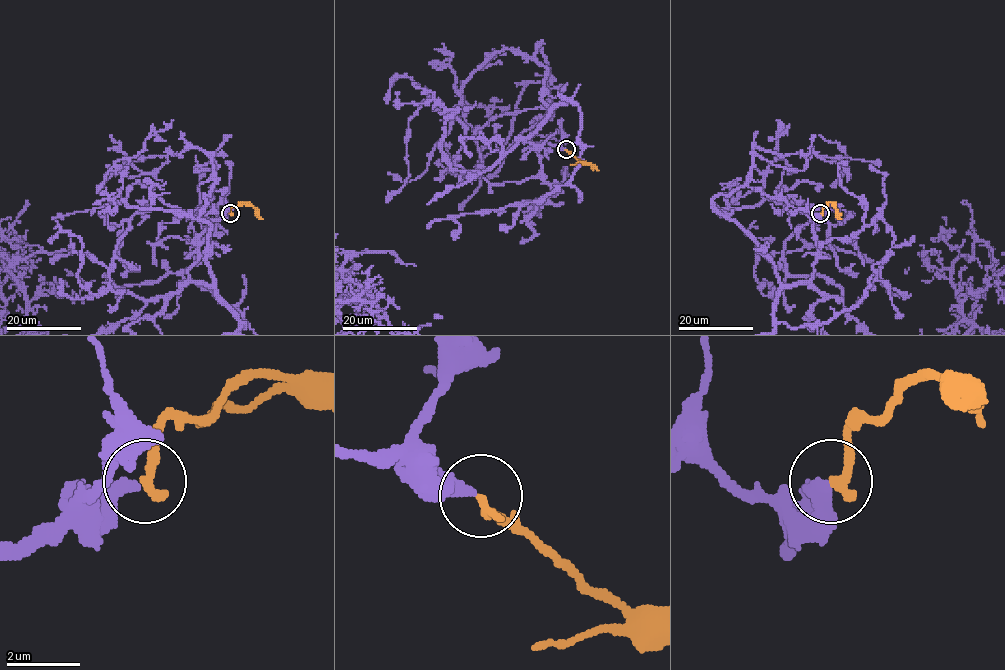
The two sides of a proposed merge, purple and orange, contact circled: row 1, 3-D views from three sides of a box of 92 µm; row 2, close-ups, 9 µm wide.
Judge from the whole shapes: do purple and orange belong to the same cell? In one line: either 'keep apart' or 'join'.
join

